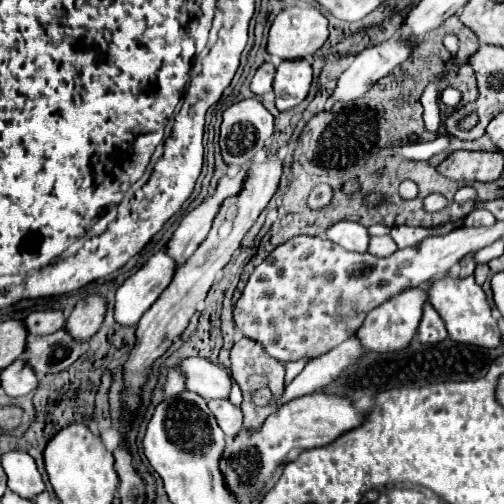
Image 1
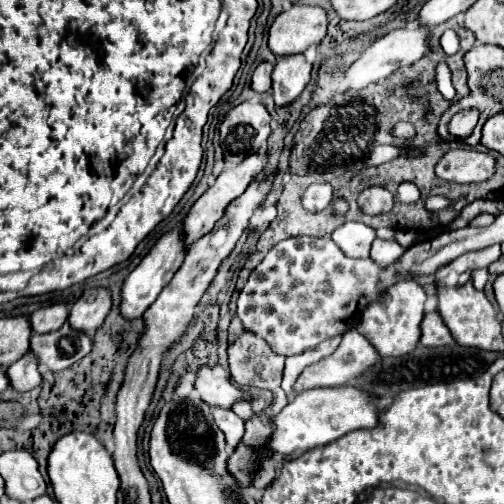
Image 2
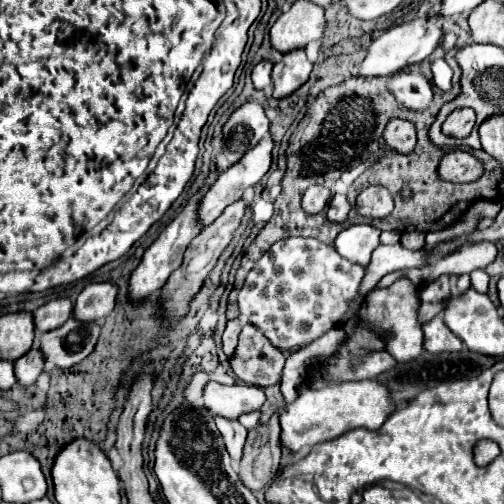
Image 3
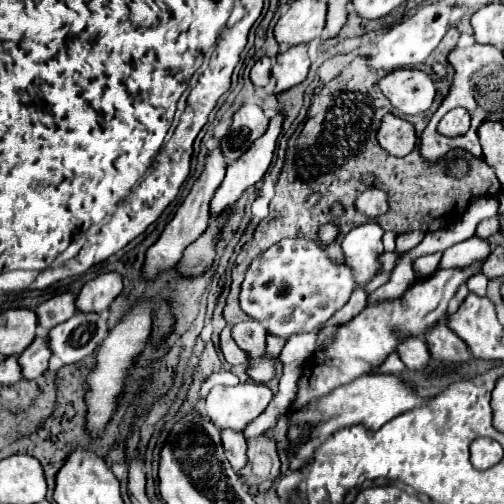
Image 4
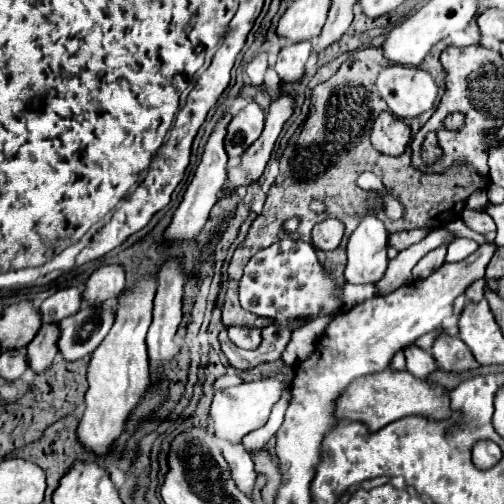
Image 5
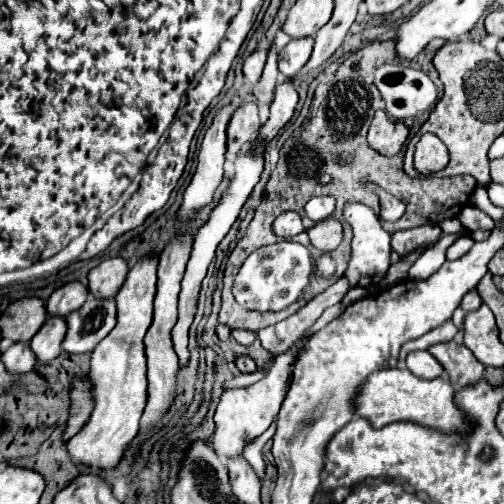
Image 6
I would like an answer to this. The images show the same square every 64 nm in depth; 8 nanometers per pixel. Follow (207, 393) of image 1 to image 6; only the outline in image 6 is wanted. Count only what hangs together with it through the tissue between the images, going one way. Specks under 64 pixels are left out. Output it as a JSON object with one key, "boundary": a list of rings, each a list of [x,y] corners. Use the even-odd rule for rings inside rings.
{"boundary":[[[302,340],[294,342],[288,352],[276,356],[266,378],[262,378],[260,382],[246,386],[246,388],[224,390],[220,404],[216,408],[216,414],[214,414],[216,432],[212,436],[212,448],[216,450],[218,456],[226,456],[226,458],[242,456],[244,448],[248,444],[252,444],[256,440],[256,436],[264,434],[268,430],[268,426],[274,422],[274,418],[280,410],[280,404],[288,392],[288,380],[292,378],[292,364],[296,360],[300,346],[302,346]]]}

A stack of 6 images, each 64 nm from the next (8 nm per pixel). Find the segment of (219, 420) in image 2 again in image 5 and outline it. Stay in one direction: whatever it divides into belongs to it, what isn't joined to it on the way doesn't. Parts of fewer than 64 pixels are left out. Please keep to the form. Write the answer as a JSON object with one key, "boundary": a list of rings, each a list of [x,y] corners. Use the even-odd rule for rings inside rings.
{"boundary":[[[226,442],[222,454],[224,454],[224,458],[230,466],[232,480],[236,482],[240,492],[244,492],[248,498],[252,498],[252,492],[254,492],[254,486],[256,486],[256,470],[254,470],[254,462],[246,454],[244,446]]]}

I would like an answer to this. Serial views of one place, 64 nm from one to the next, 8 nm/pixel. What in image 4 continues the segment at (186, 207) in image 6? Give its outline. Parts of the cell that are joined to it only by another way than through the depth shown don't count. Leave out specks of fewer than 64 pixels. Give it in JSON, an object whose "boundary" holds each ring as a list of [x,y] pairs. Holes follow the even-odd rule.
{"boundary":[[[220,148],[210,150],[210,154],[206,156],[204,162],[204,170],[200,174],[200,178],[194,182],[192,190],[188,192],[186,200],[180,204],[180,208],[176,210],[176,216],[166,224],[164,232],[160,234],[158,242],[146,252],[146,264],[144,264],[144,276],[150,280],[154,276],[158,276],[164,270],[170,270],[176,266],[176,262],[182,258],[182,252],[188,244],[192,244],[196,238],[200,238],[204,234],[204,228],[208,228],[212,216],[210,216],[210,200],[212,200],[212,192],[216,192],[216,188],[222,184],[224,180],[224,172],[226,172],[226,160],[222,156]]]}

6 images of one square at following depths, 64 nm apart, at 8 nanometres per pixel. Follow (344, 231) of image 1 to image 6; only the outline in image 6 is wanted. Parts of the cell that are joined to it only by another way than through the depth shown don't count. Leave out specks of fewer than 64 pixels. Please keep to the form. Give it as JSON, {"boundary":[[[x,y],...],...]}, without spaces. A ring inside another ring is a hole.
{"boundary":[[[348,204],[344,206],[344,218],[346,222],[352,226],[354,230],[354,238],[352,238],[352,256],[350,256],[350,264],[346,270],[346,278],[352,286],[376,286],[388,272],[390,266],[390,234],[382,230],[378,216],[372,212],[372,208],[364,206],[364,204]]]}

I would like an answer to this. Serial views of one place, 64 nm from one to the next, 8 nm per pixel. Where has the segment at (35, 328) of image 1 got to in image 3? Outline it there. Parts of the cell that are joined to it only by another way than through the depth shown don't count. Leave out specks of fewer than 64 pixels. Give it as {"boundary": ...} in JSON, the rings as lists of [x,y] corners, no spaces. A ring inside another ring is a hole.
{"boundary":[[[56,298],[34,312],[34,324],[38,330],[48,332],[62,326],[72,316],[72,302],[70,298]]]}

